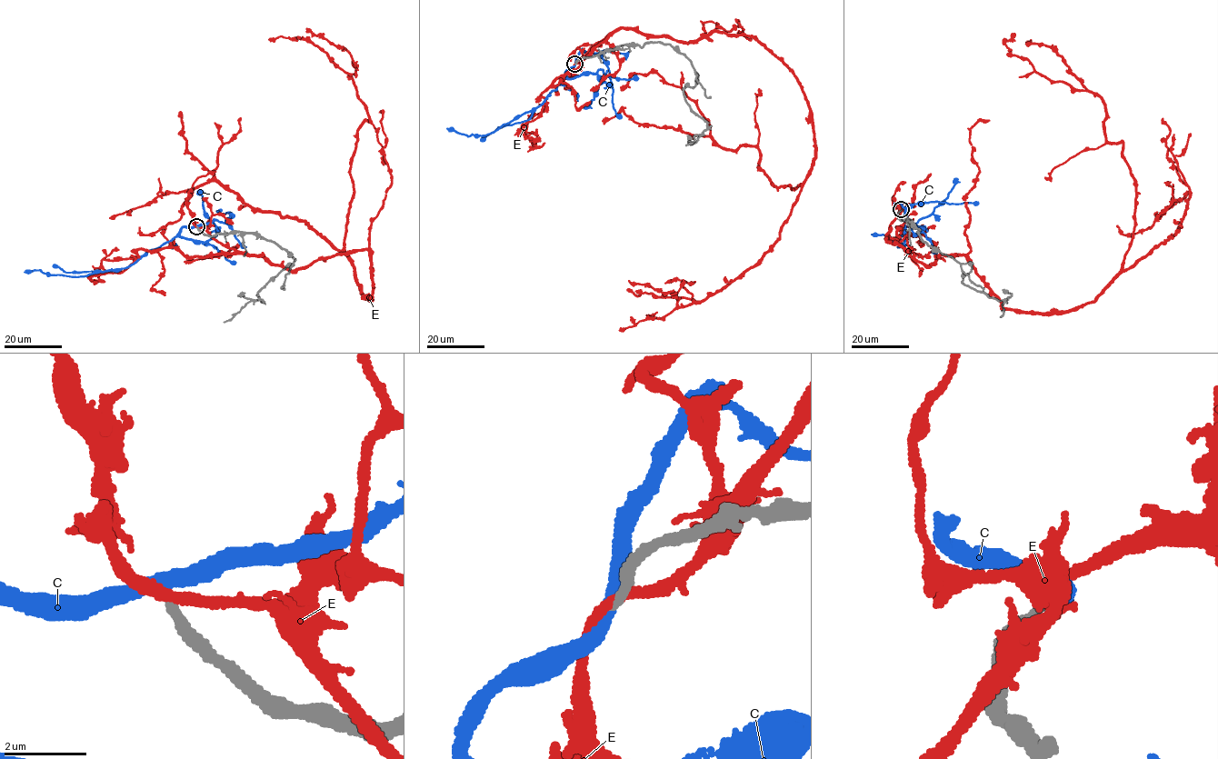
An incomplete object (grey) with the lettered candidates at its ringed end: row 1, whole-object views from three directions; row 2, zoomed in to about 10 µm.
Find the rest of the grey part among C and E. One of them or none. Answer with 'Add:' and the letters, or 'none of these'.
Add: none of these

